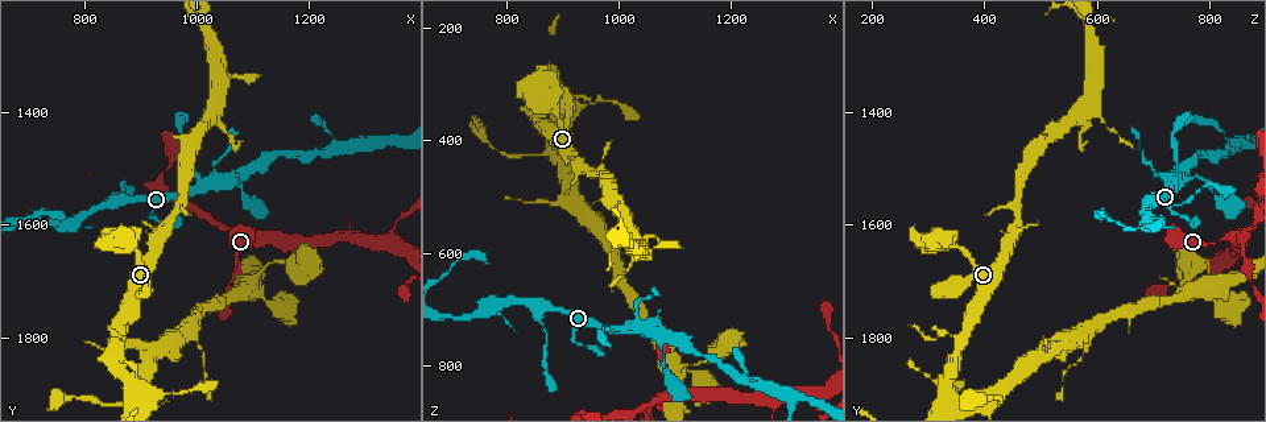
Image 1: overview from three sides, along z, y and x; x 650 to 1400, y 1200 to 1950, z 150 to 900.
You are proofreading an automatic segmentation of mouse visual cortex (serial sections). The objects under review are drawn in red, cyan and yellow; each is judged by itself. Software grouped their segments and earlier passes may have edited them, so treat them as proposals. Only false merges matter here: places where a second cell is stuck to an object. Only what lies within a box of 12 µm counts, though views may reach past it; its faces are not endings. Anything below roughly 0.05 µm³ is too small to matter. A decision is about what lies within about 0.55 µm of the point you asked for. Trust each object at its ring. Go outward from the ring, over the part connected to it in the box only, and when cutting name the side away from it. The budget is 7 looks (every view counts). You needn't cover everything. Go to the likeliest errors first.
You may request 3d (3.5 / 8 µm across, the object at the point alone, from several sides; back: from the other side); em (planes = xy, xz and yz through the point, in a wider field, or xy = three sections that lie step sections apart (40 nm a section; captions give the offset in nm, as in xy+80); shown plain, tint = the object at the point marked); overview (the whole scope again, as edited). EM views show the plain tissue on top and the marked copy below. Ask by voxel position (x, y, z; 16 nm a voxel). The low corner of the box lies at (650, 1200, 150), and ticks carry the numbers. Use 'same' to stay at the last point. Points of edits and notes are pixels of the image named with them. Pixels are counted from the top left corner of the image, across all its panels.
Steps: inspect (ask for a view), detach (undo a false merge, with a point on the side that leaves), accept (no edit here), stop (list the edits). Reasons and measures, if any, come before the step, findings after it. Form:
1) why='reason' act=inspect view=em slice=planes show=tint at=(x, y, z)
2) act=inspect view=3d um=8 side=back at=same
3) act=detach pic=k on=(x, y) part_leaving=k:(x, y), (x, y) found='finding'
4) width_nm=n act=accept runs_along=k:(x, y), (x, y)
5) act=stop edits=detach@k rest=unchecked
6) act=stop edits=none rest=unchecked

act=inspect view=3d um=8 at=(1040, 1515, 735)

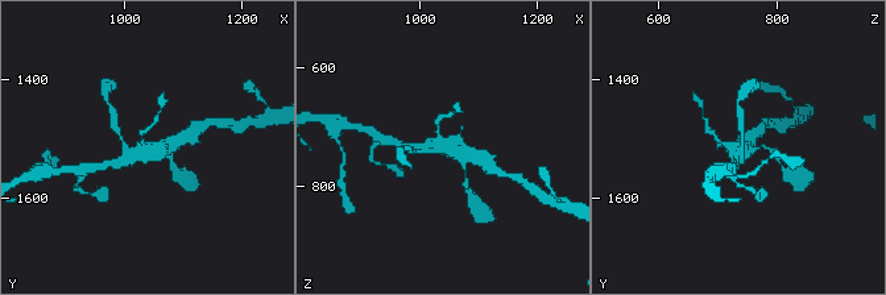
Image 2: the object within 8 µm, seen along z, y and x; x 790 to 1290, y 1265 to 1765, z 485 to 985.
act=inspect view=3d um=3.5 at=(1040, 1515, 735)

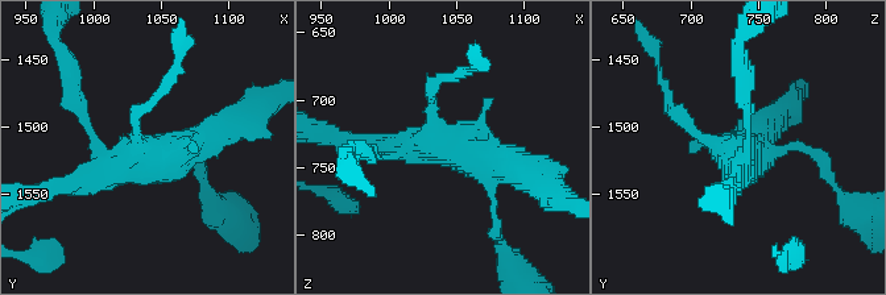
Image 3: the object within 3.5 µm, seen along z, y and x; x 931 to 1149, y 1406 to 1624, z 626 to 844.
act=inspect view=em slice=planes show=tint at=(1044, 1518, 736)

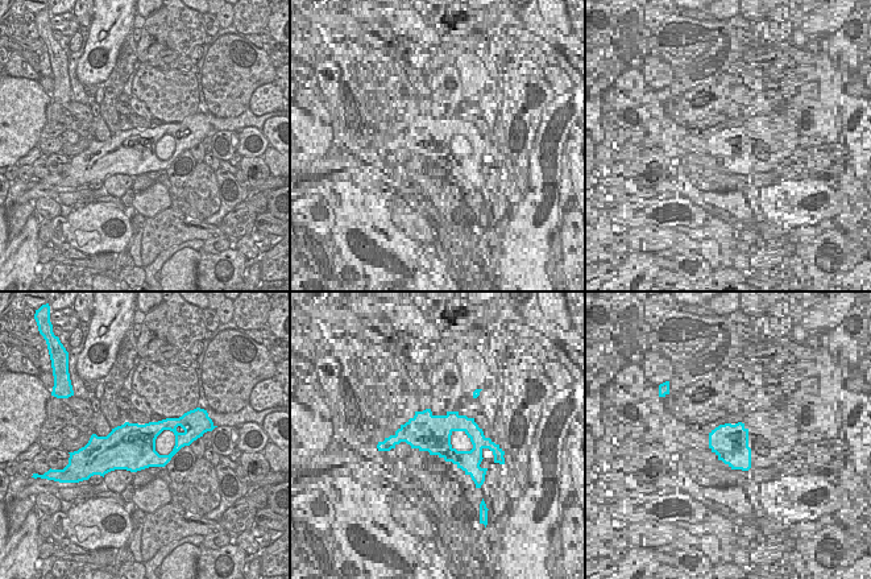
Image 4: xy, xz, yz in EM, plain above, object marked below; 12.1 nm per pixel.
act=accept found='one cell here'

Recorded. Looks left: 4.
why='three arms meet' act=inspect view=3d um=3.5 at=(860, 1555, 695)

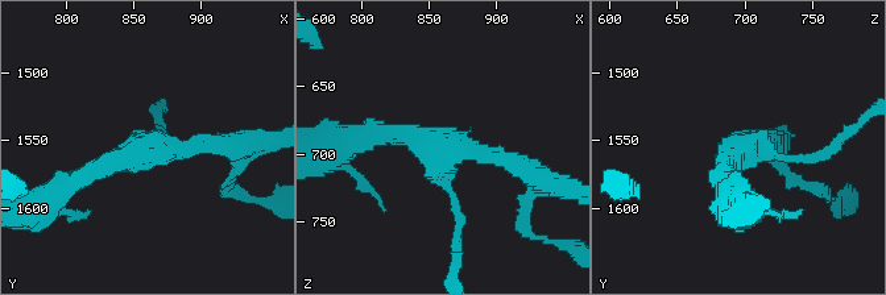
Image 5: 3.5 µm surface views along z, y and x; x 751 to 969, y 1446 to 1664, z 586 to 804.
why='need the tissue' act=inspect view=em slice=xy step=3 show=tint at=(860, 1554, 696)

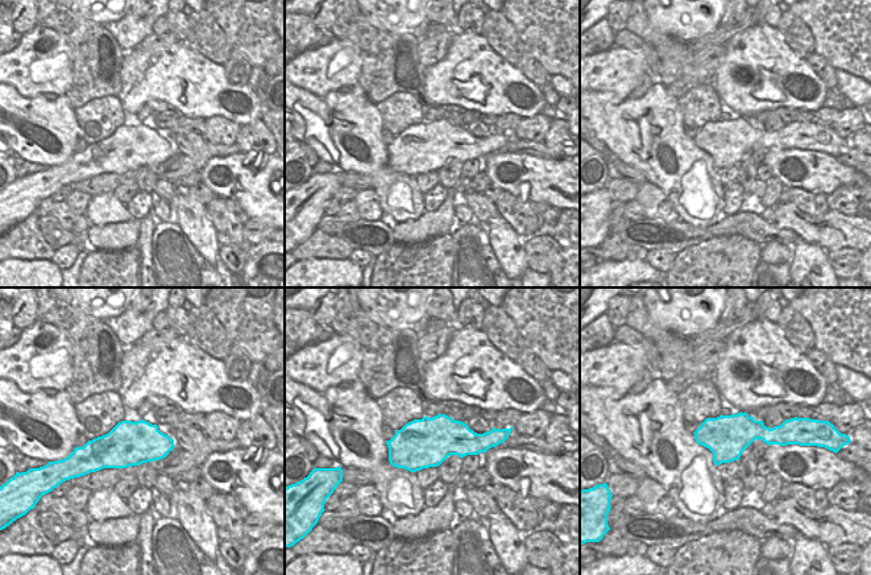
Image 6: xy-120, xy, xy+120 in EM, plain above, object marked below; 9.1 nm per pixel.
width_nm=460 act=accept runs_along=5:(534, 175), (513, 158), (368, 136) found='one cell here'

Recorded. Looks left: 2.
why='arms part here' act=inspect view=3d um=8 at=(1245, 1465, 825)

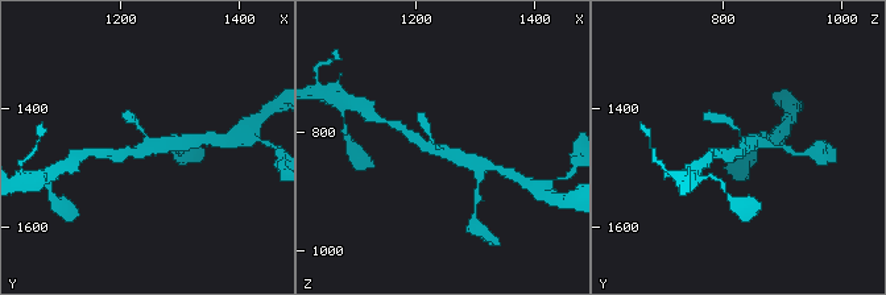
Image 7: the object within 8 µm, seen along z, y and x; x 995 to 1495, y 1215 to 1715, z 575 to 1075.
act=inspect view=3d um=3.5 at=(1240, 1470, 835)

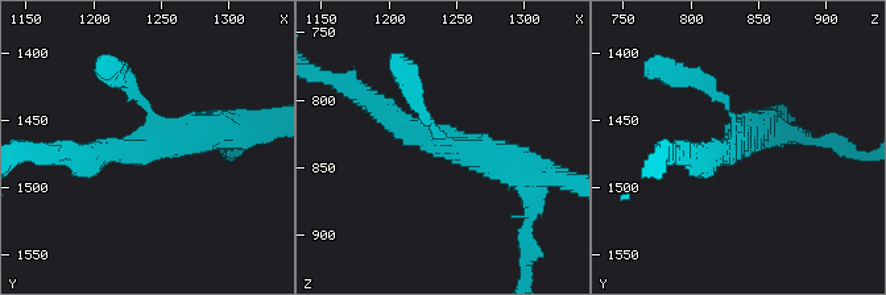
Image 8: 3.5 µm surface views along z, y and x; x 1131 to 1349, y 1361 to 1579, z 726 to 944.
act=accept runs_along=8:(373, 102), (409, 132), (522, 173) found='continuous, no second cell'

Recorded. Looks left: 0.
act=stop edits=none rest=unchecked

